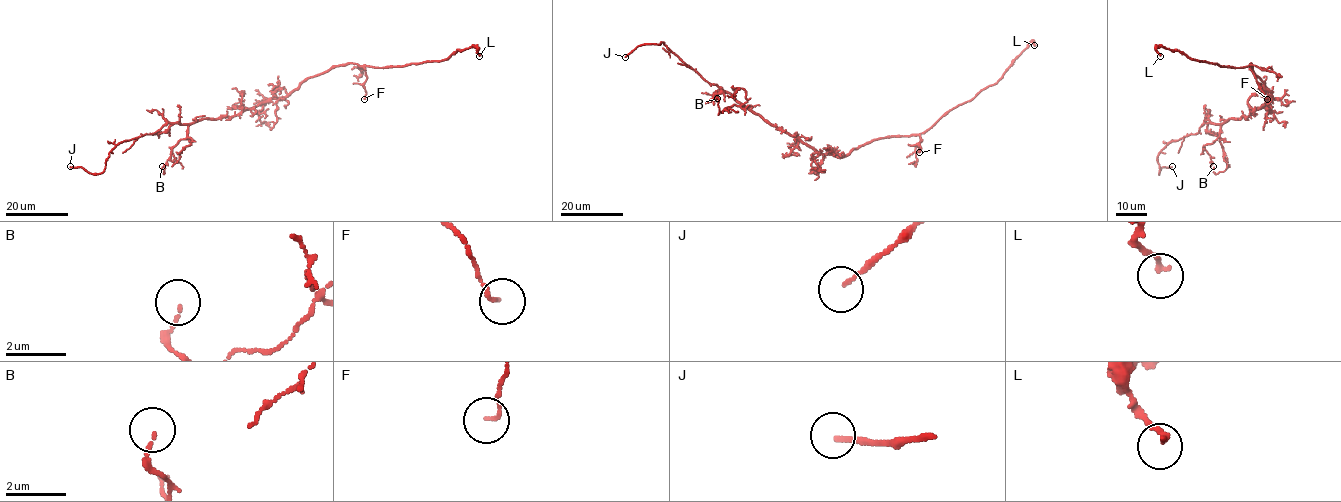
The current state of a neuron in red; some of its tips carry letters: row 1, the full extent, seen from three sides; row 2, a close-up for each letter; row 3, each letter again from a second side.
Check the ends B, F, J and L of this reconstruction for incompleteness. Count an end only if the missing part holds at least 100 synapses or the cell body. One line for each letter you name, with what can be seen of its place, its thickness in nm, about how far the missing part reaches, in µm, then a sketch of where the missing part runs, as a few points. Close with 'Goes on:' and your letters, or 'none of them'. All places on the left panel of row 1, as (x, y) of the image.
J: Place: (70, 166). Thickness 120 nm. Missing length about 15 µm. Course of what is missing: (70, 166), (38, 161)
Goes on: J

